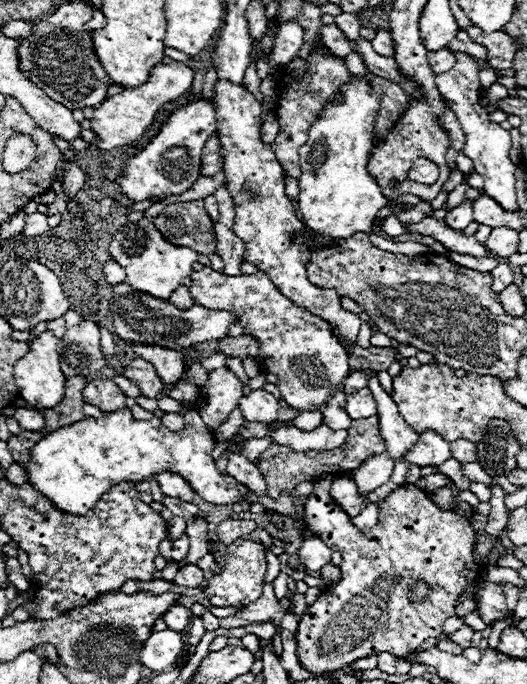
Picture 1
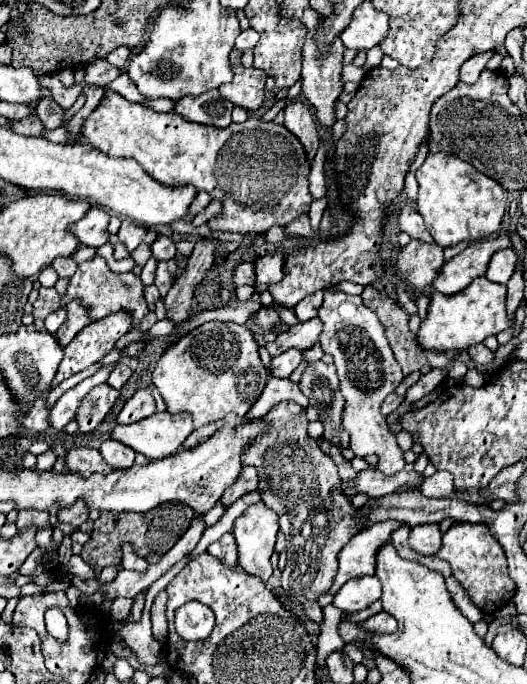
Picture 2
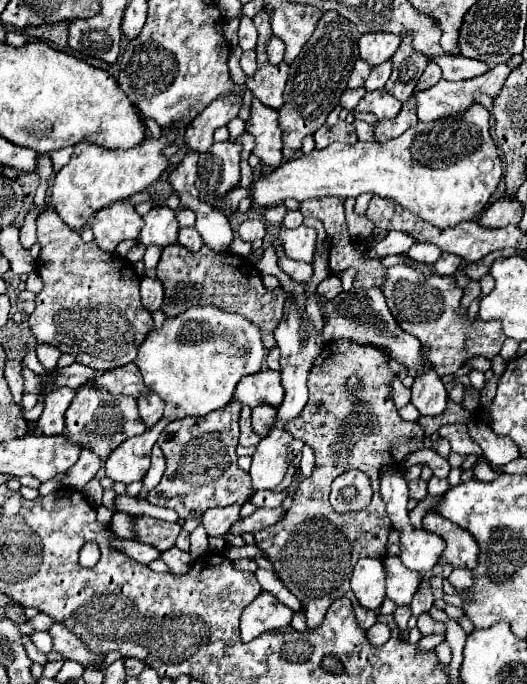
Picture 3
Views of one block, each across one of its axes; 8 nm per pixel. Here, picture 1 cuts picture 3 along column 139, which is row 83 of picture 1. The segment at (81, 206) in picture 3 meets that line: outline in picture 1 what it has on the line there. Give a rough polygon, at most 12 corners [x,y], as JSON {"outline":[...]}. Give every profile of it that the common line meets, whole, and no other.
{"outline":[[160,62],[92,116],[98,148],[138,140],[166,102],[192,88],[184,62]]}

